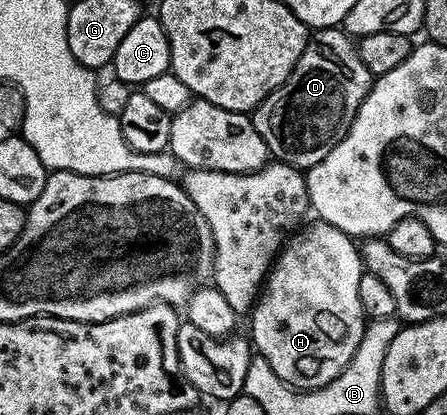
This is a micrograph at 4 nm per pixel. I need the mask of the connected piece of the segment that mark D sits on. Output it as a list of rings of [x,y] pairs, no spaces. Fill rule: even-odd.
[[[322,27],[309,38],[290,77],[256,106],[250,118],[273,160],[307,169],[318,165],[346,137],[373,82],[348,32],[340,27]]]

